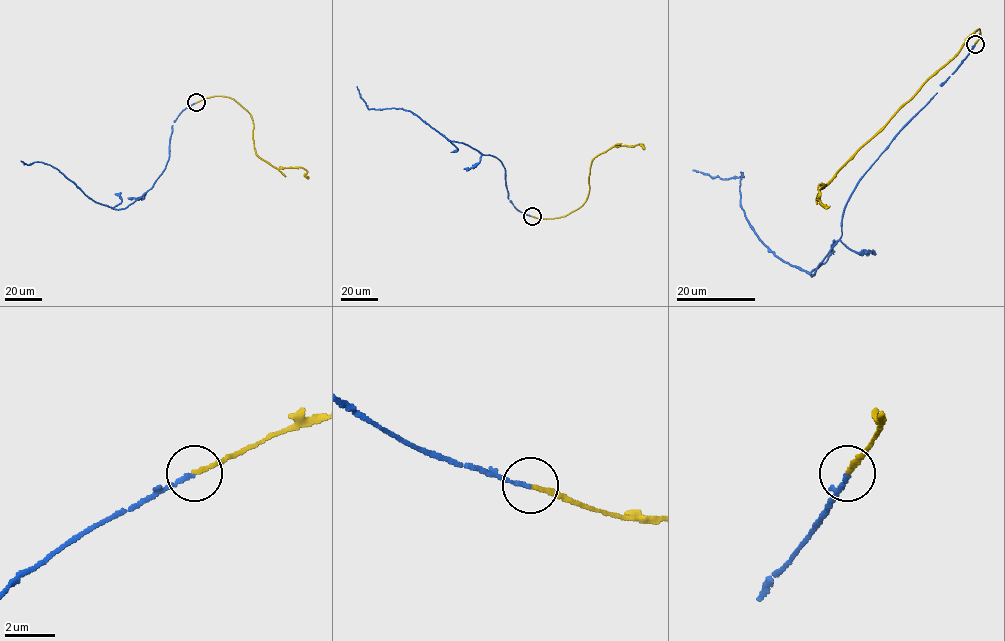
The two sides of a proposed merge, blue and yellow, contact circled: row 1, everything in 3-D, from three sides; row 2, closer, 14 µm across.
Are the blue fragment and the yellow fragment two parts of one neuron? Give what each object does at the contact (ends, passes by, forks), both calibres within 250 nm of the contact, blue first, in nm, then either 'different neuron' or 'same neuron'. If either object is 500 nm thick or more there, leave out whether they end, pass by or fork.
blue ends | yellow ends | 150/180 nm | same neuron

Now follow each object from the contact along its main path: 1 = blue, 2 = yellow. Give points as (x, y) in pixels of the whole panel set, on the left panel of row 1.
1: (195, 102), (183, 110), (172, 125), (169, 157), (162, 173), (125, 208), (95, 202), (49, 165), (20, 161)
2: (195, 102), (213, 96), (234, 99), (250, 115), (255, 153), (277, 168), (304, 168), (308, 178)

